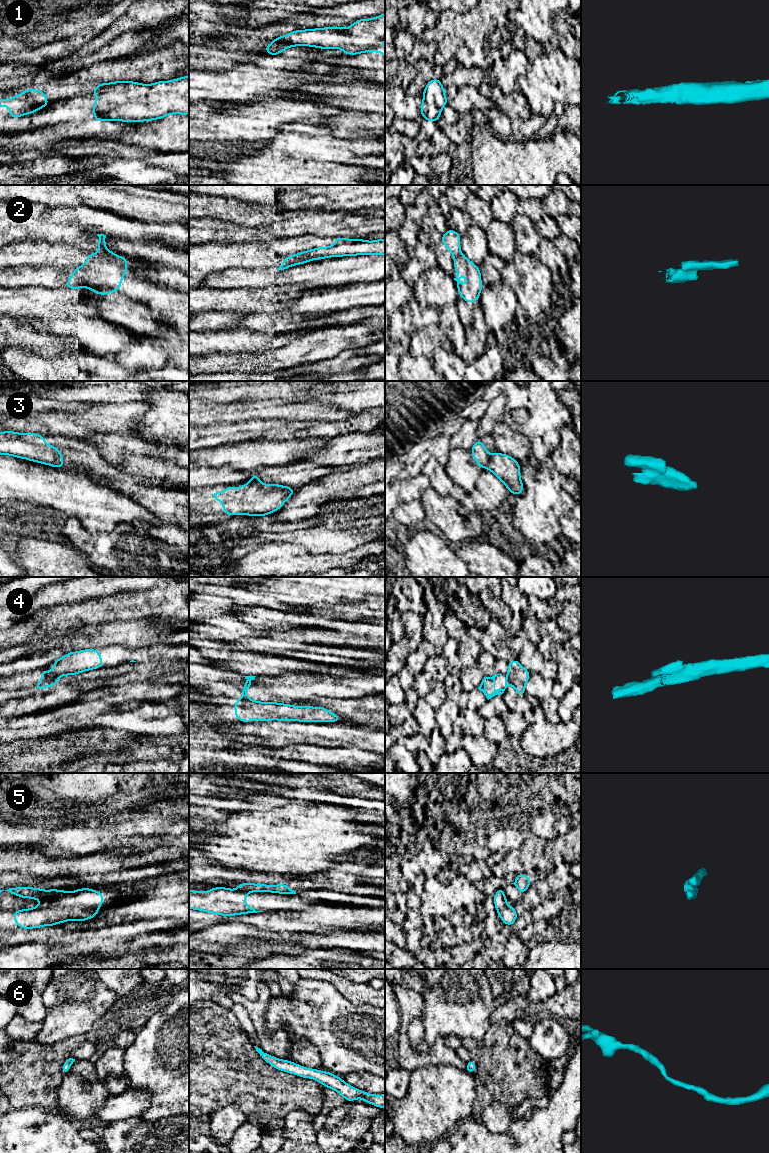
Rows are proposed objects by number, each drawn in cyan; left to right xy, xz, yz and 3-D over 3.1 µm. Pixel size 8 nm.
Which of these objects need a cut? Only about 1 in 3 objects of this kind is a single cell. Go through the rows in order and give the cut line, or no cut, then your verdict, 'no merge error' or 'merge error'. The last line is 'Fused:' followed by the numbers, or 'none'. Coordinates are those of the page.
1: cut none; no merge error
2: cut xy (98, 253), (118, 257); merge error
3: cut yz (490, 456), (485, 467); merge error
4: cut xy (56, 677), (41, 682); merge error
5: cut xy (50, 890), (41, 899); merge error
6: cut none; no merge error
Fused: 2, 3, 4, 5

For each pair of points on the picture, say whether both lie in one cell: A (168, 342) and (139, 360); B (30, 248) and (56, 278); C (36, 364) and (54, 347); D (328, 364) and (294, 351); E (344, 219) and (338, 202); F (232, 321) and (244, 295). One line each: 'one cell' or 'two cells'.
A: one cell
B: two cells
C: two cells
D: two cells
E: two cells
F: two cells

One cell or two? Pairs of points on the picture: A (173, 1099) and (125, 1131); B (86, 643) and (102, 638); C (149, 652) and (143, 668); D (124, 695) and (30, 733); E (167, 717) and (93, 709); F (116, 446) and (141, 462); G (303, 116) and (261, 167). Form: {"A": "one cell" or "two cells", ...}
{"A": "two cells", "B": "one cell", "C": "two cells", "D": "two cells", "E": "one cell", "F": "one cell", "G": "two cells"}

